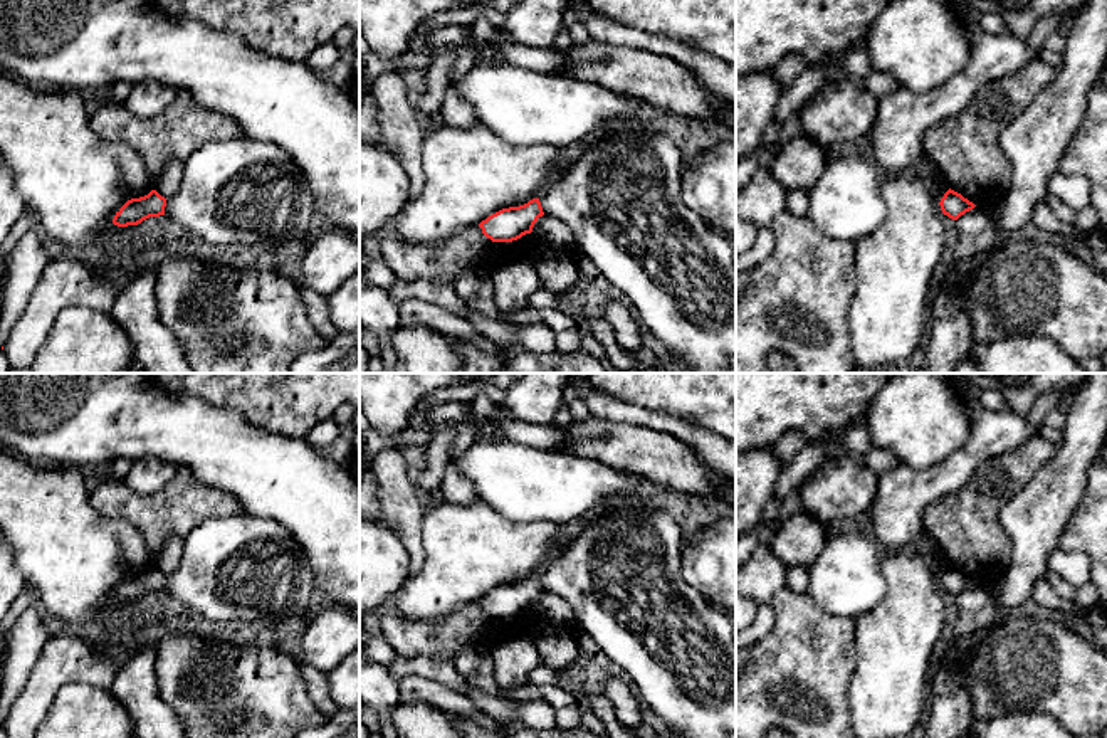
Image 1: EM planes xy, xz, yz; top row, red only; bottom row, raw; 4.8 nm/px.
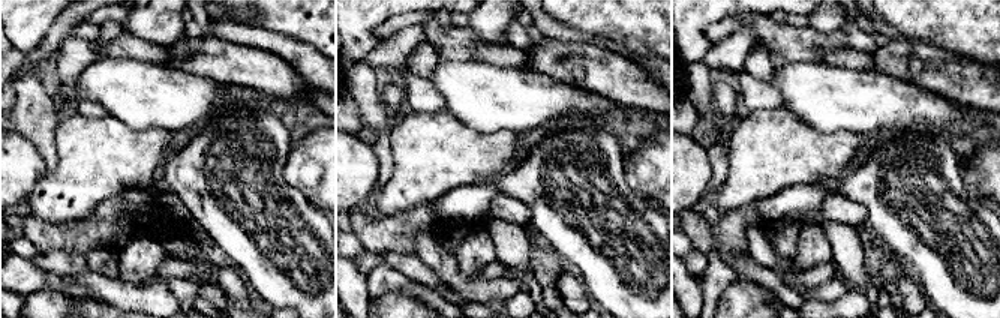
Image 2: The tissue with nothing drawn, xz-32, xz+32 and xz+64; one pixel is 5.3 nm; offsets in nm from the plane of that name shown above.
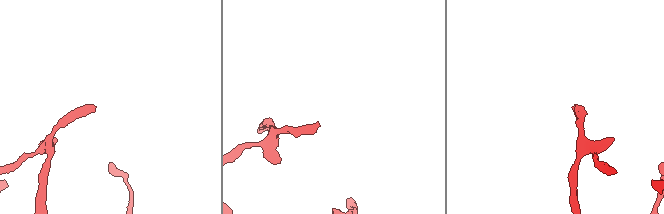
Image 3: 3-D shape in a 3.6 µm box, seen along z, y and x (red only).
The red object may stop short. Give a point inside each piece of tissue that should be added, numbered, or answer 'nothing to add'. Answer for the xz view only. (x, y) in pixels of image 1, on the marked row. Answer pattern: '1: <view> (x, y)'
1: xz (622, 200)

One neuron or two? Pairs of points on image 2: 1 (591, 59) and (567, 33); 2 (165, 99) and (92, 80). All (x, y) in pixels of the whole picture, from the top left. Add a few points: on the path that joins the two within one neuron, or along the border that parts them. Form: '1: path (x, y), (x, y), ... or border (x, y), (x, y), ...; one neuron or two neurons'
1: border (546, 38), (591, 42), (609, 50); two neurons
2: path (147, 96), (110, 81); one neuron

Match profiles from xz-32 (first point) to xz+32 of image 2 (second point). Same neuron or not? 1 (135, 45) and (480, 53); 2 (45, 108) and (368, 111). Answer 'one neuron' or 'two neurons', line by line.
1: one neuron
2: one neuron

